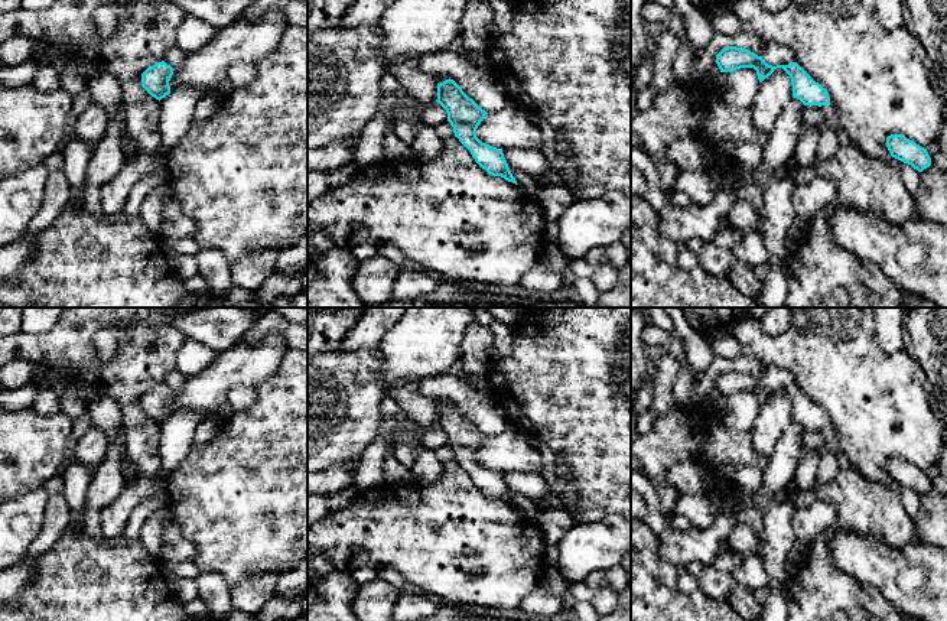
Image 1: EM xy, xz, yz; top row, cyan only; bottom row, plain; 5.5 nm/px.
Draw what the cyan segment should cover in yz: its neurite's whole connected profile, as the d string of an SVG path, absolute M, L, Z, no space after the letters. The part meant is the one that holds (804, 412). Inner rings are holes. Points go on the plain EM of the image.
M728 370L716 378L716 387L720 396L733 396L741 391L754 391L759 406L768 401L777 391L782 391L791 401L793 420L800 423L804 429L827 429L830 420L826 412L816 406L797 386L790 388L768 388L762 380L754 375Z

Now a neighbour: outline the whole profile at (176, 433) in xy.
M180 410L160 423L160 474L167 478L193 445L196 426L214 413Z

